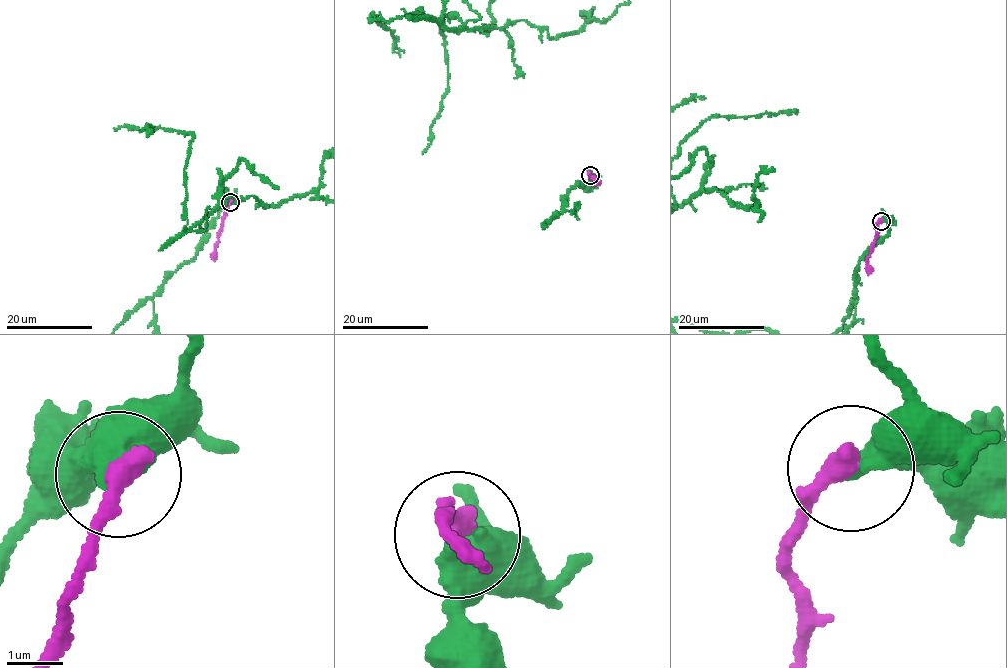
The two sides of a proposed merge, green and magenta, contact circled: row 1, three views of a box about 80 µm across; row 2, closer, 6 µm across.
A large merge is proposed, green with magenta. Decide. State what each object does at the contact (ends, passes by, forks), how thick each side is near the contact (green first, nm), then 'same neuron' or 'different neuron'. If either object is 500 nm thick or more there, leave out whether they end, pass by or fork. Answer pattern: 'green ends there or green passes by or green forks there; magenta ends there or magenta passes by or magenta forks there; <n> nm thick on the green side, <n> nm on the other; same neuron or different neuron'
550 nm thick on the green side, 420 nm on the other; different neuron

